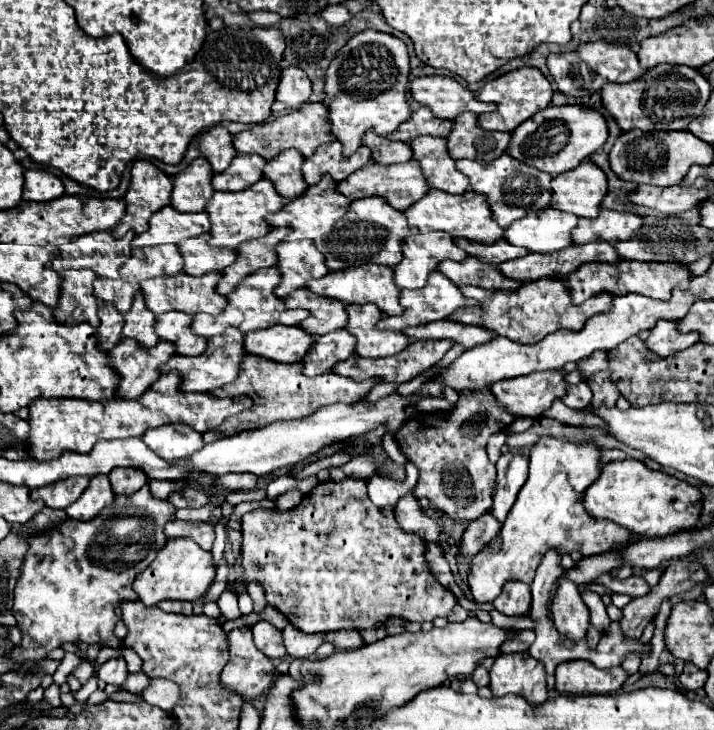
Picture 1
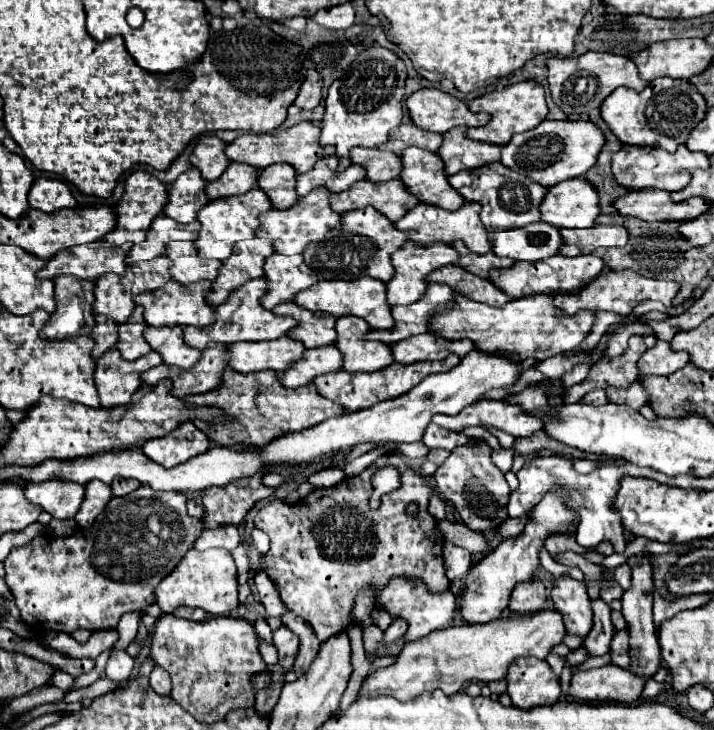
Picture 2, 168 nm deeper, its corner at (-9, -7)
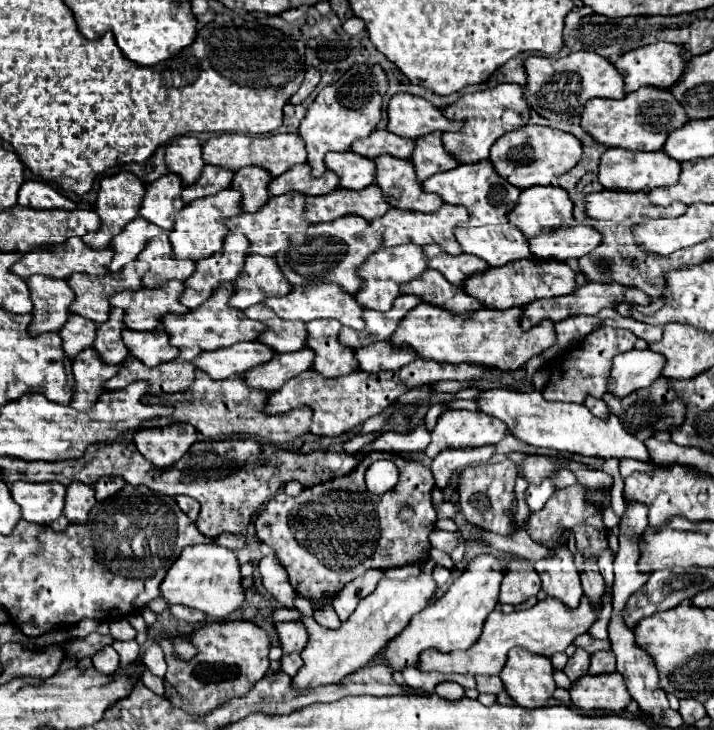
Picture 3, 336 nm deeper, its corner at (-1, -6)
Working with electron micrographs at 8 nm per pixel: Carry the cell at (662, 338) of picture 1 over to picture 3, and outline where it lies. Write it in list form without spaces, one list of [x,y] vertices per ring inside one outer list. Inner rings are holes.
[[[629,350],[613,358],[613,374],[609,382],[609,392],[625,396],[633,390],[645,388],[657,378],[661,378],[665,366],[665,356],[653,350]]]

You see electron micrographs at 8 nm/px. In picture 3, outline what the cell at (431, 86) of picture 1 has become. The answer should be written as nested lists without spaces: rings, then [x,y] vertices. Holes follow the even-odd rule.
[[[395,94],[387,106],[389,124],[387,130],[391,130],[397,136],[405,138],[421,138],[431,132],[447,132],[447,130],[461,130],[461,120],[449,120],[445,114],[427,102],[421,96],[413,94]]]

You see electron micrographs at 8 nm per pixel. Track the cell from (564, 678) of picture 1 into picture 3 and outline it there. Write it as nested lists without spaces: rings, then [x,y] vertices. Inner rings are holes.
[[[619,672],[613,674],[585,674],[569,688],[571,702],[583,710],[613,710],[621,712],[631,702],[625,680]]]

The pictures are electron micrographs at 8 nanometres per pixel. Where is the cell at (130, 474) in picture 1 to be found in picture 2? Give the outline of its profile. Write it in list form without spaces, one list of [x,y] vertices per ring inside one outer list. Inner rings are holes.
[[[113,479],[111,483],[111,491],[113,497],[125,497],[129,493],[133,493],[141,483],[137,483],[137,479]]]

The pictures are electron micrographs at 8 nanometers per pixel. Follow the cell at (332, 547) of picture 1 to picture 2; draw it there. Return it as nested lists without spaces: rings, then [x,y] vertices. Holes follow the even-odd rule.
[[[383,455],[379,457],[369,469],[355,477],[347,477],[343,483],[331,489],[317,489],[311,493],[307,499],[295,503],[293,507],[285,501],[271,501],[265,507],[259,509],[255,515],[255,527],[261,529],[263,533],[269,535],[271,539],[271,549],[265,553],[261,559],[263,569],[269,571],[269,577],[275,581],[279,587],[283,603],[295,611],[299,617],[307,619],[317,635],[319,641],[327,641],[335,633],[341,633],[347,629],[347,625],[353,621],[351,611],[357,595],[365,587],[375,587],[381,591],[391,577],[395,575],[405,575],[405,577],[421,577],[429,591],[439,593],[449,589],[449,579],[445,577],[445,567],[443,567],[443,535],[437,529],[437,519],[427,511],[429,499],[433,495],[433,483],[423,477],[421,473],[411,471],[405,461],[399,455]],[[385,465],[395,465],[401,473],[401,487],[389,495],[381,497],[381,507],[377,511],[369,509],[369,497],[373,493],[373,487],[369,483],[371,475],[385,467]],[[415,501],[419,503],[419,513],[417,517],[407,517],[405,507]]]

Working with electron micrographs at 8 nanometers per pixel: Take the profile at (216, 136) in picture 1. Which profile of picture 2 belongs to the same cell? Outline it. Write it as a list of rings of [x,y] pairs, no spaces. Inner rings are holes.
[[[203,135],[197,139],[197,145],[193,147],[189,161],[193,167],[201,171],[201,177],[205,181],[215,181],[223,175],[223,171],[229,165],[229,159],[223,153],[225,143],[219,137]]]

